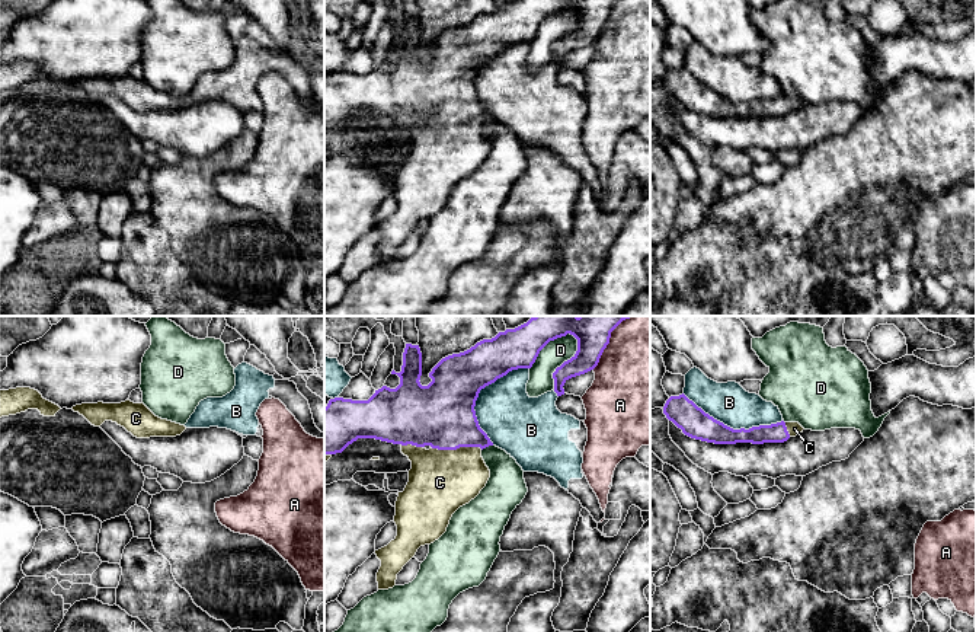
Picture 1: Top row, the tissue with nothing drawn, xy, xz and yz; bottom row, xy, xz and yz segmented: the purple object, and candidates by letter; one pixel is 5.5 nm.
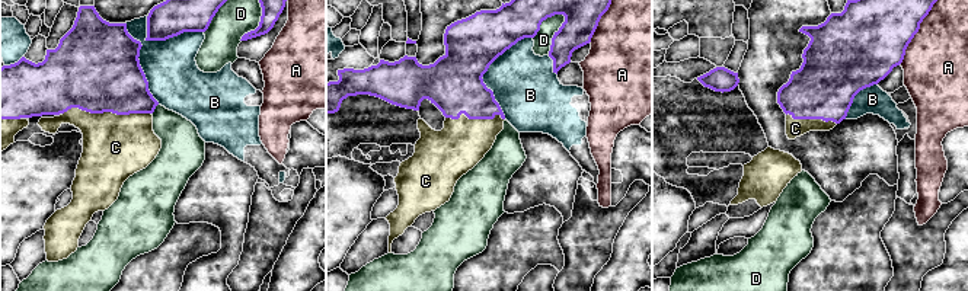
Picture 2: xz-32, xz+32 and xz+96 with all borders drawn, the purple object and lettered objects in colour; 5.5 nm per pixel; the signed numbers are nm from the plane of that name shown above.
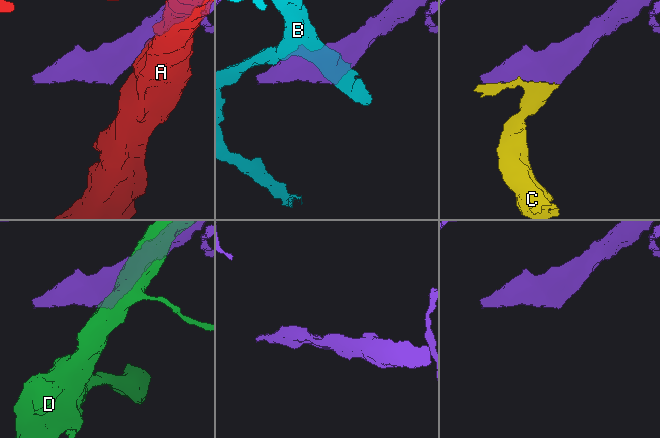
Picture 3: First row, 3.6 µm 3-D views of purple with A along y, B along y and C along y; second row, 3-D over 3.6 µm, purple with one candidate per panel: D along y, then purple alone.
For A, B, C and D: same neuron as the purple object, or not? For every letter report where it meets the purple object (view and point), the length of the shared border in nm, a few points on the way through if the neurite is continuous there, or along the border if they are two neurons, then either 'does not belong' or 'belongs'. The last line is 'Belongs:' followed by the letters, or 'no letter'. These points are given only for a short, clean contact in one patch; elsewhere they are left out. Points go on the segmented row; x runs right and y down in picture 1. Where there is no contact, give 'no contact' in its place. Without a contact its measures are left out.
A: xz (608, 341) | 360 nm | does not belong
B: xz (479, 392) | 480 nm | does not belong
C: xz (457, 447) | 280 nm | belongs
D: xz (565, 361) | 340 nm | does not belong
Belongs: C

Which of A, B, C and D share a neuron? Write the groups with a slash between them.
A / B / C / D

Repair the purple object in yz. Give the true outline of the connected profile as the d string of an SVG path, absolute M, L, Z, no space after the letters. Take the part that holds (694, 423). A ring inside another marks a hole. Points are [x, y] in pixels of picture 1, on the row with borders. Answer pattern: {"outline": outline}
{"outline": "M684 393L671 396L663 406L663 414L681 428L685 435L714 444L784 443L804 430L799 422L784 421L771 425L752 427L749 430L733 430L705 414Z"}

